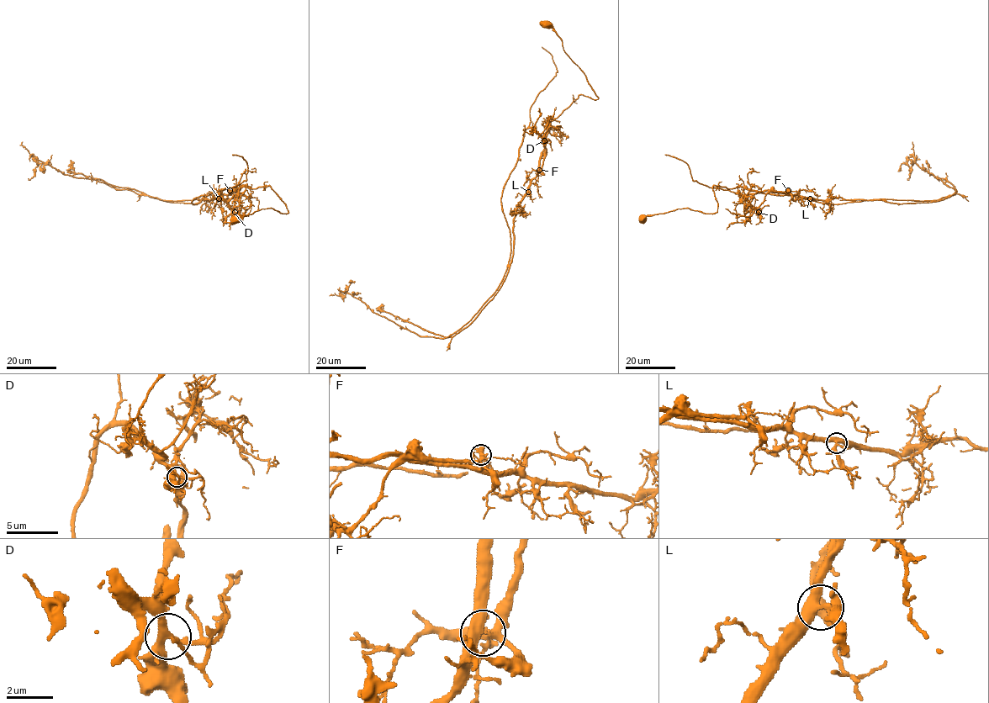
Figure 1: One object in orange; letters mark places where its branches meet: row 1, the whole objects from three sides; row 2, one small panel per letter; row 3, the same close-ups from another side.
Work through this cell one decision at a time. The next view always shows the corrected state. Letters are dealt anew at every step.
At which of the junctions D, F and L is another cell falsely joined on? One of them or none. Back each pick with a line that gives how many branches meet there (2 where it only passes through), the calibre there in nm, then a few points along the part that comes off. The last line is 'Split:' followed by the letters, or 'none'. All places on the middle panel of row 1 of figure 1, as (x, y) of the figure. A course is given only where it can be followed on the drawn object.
F: 4 | 320 nm | (539, 171), (544, 141), (529, 128), (501, 198), (506, 272), (452, 334), (421, 336), (332, 294)
Split: F

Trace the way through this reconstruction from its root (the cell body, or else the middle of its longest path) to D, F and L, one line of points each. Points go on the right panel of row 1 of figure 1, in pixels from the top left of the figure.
D: (642, 219), (643, 216), (683, 208), (715, 214), (717, 201), (714, 186), (736, 187), (741, 201), (758, 212)
F: (642, 219), (643, 216), (683, 208), (715, 214), (717, 201), (714, 186), (777, 192), (789, 190)
L: (642, 219), (643, 216), (683, 208), (715, 214), (717, 201), (714, 186), (771, 191), (810, 198)

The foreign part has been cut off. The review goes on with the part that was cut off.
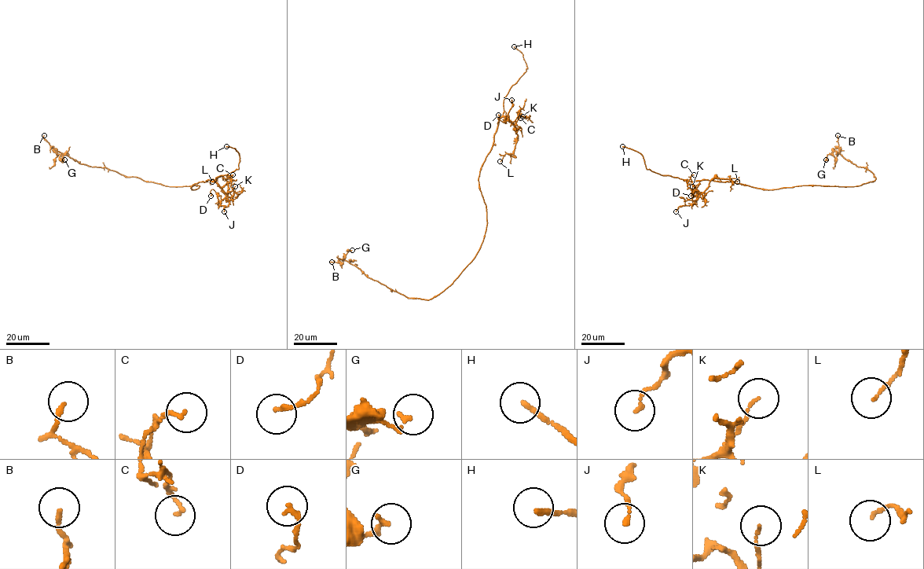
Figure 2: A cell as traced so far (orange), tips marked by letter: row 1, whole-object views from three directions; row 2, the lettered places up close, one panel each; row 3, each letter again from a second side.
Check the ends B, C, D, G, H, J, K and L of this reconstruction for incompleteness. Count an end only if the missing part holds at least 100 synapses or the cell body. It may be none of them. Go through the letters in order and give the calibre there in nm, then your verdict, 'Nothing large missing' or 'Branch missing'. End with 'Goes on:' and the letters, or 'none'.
B: Thickness 150 nm. Nothing large missing
C: Thickness 130 nm. Nothing large missing
D: Thickness 160 nm. Nothing large missing
G: Thickness 180 nm. Nothing large missing
H: Thickness 180 nm. Branch missing
J: Thickness 140 nm. Nothing large missing
K: Thickness 100 nm. Nothing large missing
L: Thickness 110 nm. Nothing large missing
Goes on: H

